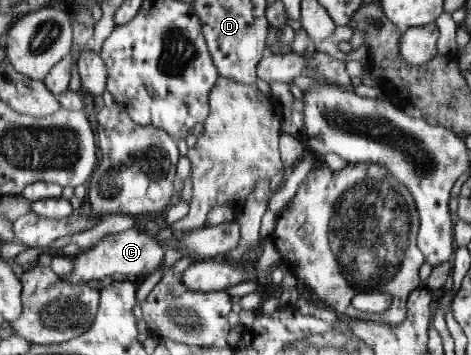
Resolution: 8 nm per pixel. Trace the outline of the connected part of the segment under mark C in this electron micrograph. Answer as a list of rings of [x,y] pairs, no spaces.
[[[137,228],[119,233],[106,234],[96,246],[80,250],[73,258],[73,268],[66,274],[63,282],[70,284],[85,284],[90,280],[99,281],[105,276],[112,276],[115,272],[125,274],[131,278],[141,279],[157,270],[164,255],[163,243],[156,240],[152,233],[139,231]]]

